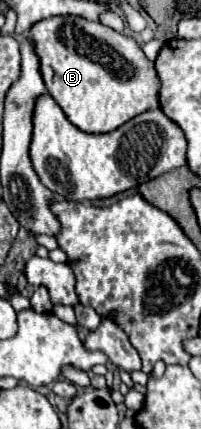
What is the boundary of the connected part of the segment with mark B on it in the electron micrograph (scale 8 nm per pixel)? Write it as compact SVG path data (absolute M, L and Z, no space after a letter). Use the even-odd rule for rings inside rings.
M52 16L36 22L36 26L30 28L30 42L36 46L36 56L40 58L40 74L46 90L60 104L68 120L80 130L92 134L112 132L130 118L158 108L160 80L154 70L154 62L144 56L132 38L118 34L100 22L90 22L80 16Z

